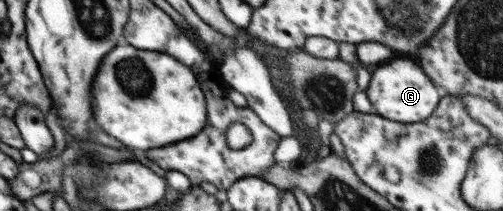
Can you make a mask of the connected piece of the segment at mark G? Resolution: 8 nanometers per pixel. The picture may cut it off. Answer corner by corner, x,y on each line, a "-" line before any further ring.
396,57
396,61
378,67
372,73
365,93
375,109
375,114
402,124
426,122
438,107
443,94
423,71
417,59
412,57

